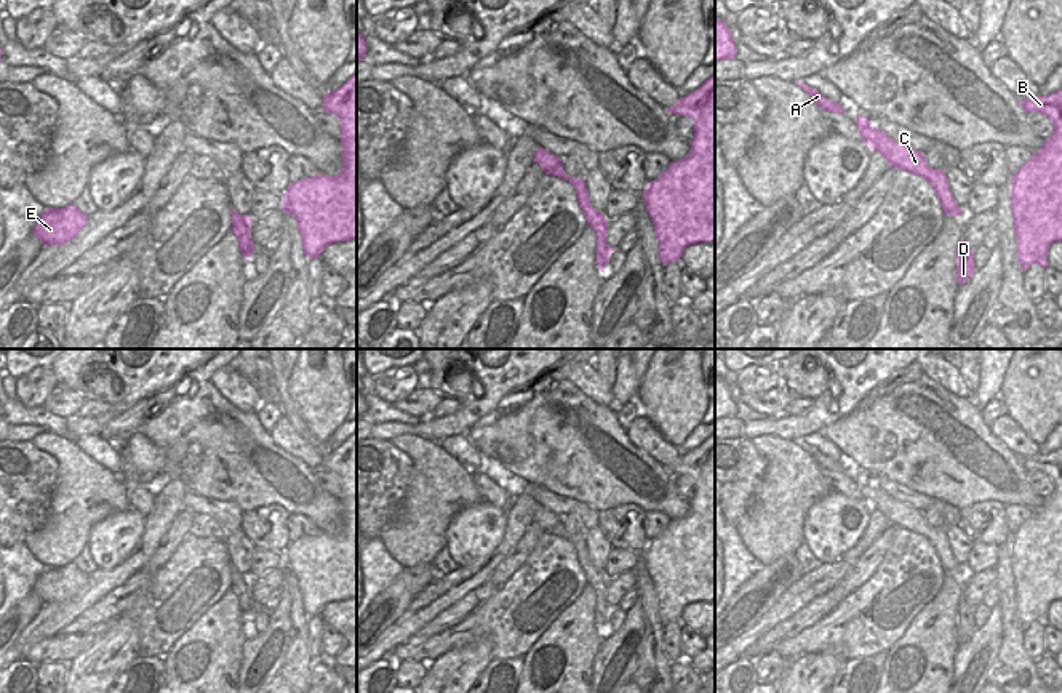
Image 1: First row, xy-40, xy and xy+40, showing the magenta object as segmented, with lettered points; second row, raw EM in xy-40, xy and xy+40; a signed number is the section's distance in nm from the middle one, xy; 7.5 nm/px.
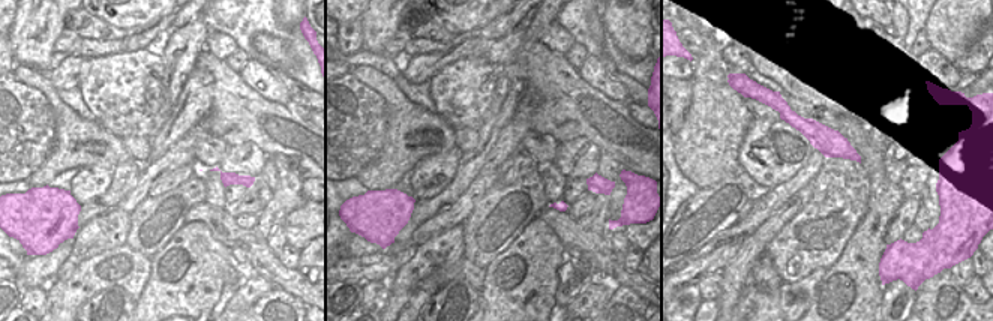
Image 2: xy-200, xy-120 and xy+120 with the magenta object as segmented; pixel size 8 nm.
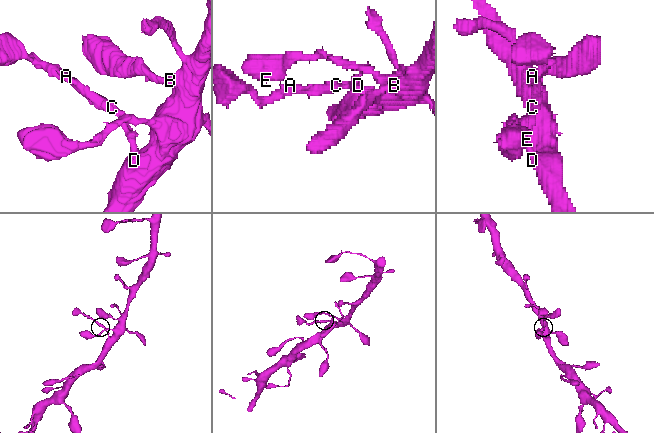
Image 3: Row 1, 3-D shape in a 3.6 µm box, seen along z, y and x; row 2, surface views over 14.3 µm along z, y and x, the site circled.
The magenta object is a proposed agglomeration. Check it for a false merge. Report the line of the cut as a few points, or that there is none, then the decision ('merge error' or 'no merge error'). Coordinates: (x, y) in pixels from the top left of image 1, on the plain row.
no cut; no merge error

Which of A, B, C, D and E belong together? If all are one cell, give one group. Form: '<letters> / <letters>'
A B C D E

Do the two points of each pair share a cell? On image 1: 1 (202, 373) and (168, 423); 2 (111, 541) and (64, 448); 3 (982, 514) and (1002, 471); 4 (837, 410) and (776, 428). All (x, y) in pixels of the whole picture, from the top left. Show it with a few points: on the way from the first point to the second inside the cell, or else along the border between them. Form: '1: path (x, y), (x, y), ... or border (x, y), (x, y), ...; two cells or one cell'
1: border (208, 380), (200, 380), (176, 396); two cells
2: border (130, 508), (101, 519), (91, 528), (85, 544); two cells
3: border (1005, 504), (981, 501), (960, 509); two cells
4: path (822, 413), (814, 421), (800, 428), (790, 428); one cell

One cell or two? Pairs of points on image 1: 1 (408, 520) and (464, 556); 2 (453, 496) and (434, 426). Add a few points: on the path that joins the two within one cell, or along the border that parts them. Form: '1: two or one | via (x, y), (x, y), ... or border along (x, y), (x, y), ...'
1: two | border along (463, 509), (451, 519), (445, 544)
2: two | border along (400, 434), (413, 434), (437, 442)

